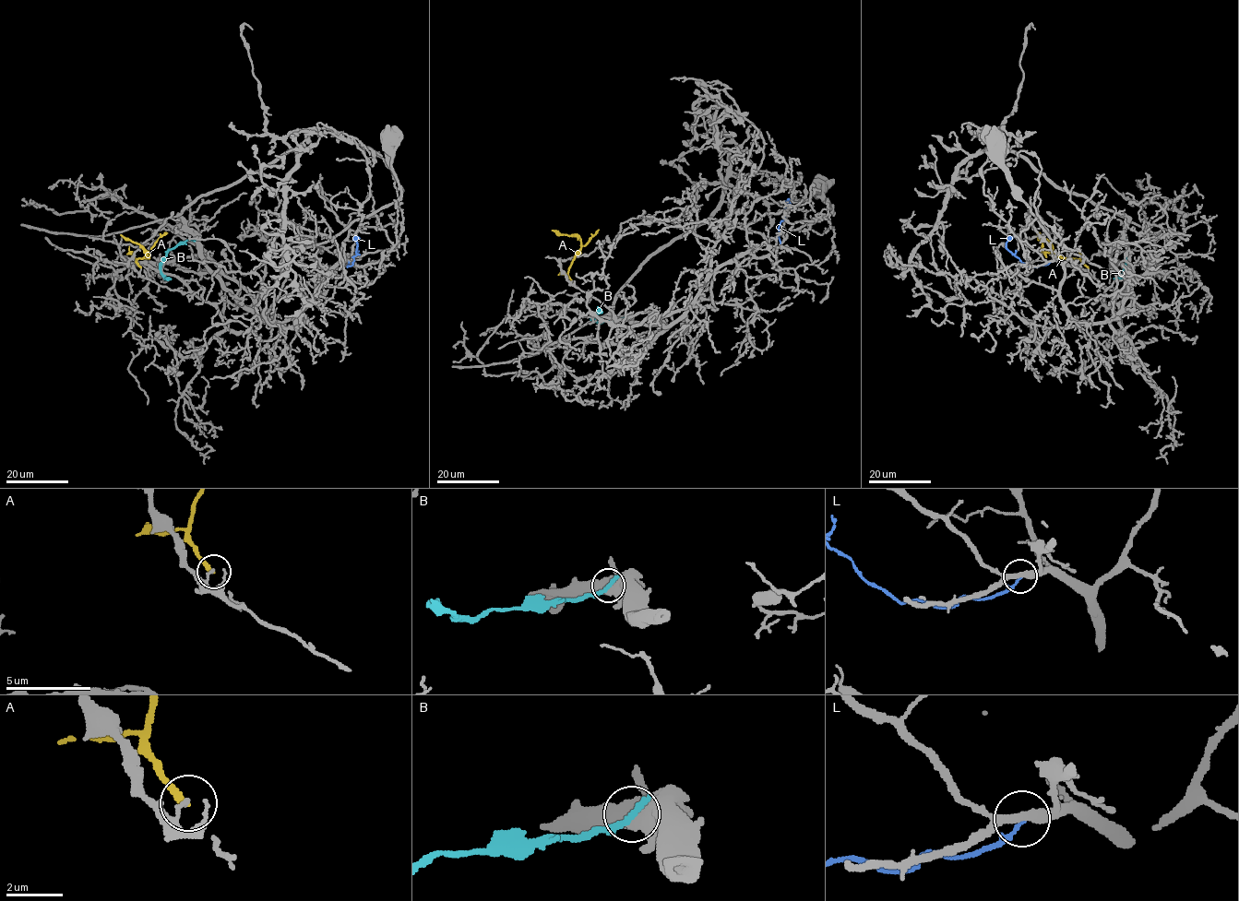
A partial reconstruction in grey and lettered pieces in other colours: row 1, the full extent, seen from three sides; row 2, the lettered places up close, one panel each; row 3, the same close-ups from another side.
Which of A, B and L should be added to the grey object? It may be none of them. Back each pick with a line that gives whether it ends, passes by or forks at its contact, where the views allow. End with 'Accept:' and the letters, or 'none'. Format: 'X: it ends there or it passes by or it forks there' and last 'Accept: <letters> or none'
Accept: none

